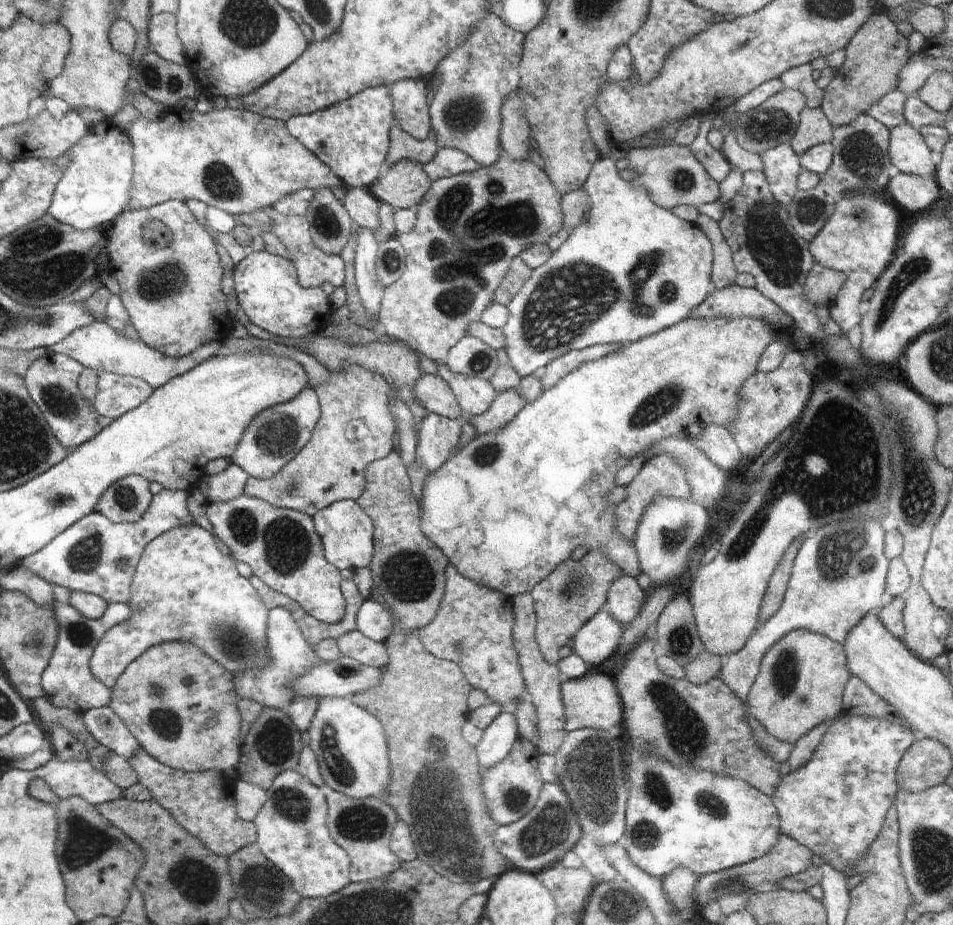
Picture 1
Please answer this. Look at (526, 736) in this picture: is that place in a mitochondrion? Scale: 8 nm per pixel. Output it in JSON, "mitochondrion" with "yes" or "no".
{"mitochondrion":"no"}

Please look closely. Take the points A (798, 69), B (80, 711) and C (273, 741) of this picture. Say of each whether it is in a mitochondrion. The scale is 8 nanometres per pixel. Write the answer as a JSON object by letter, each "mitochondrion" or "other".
{"A":"other","B":"other","C":"mitochondrion"}

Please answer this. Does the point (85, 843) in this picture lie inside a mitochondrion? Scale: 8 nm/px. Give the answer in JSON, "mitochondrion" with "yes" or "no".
{"mitochondrion":"yes"}

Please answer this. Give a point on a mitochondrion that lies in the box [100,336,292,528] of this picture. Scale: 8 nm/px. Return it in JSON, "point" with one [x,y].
{"point":[126,498]}

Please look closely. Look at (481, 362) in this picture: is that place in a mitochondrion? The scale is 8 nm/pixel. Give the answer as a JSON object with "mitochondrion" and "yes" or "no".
{"mitochondrion":"yes"}

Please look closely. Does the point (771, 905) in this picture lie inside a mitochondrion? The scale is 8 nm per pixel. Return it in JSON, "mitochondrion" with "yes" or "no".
{"mitochondrion":"no"}

